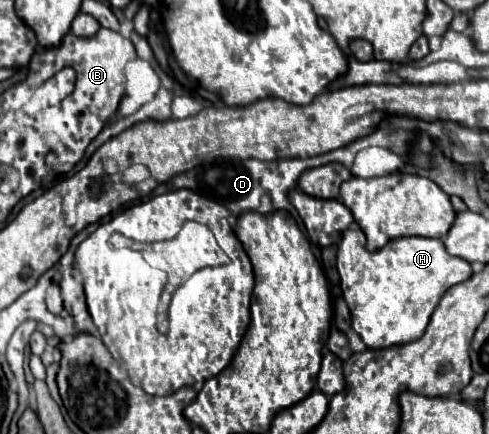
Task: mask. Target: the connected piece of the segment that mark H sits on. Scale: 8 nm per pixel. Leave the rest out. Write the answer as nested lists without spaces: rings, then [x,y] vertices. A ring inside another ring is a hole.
[[[356,225],[342,233],[336,266],[344,301],[352,313],[352,327],[370,349],[404,345],[422,337],[440,297],[454,285],[472,277],[468,261],[446,253],[440,239],[400,237],[380,251],[366,251],[366,239]]]

